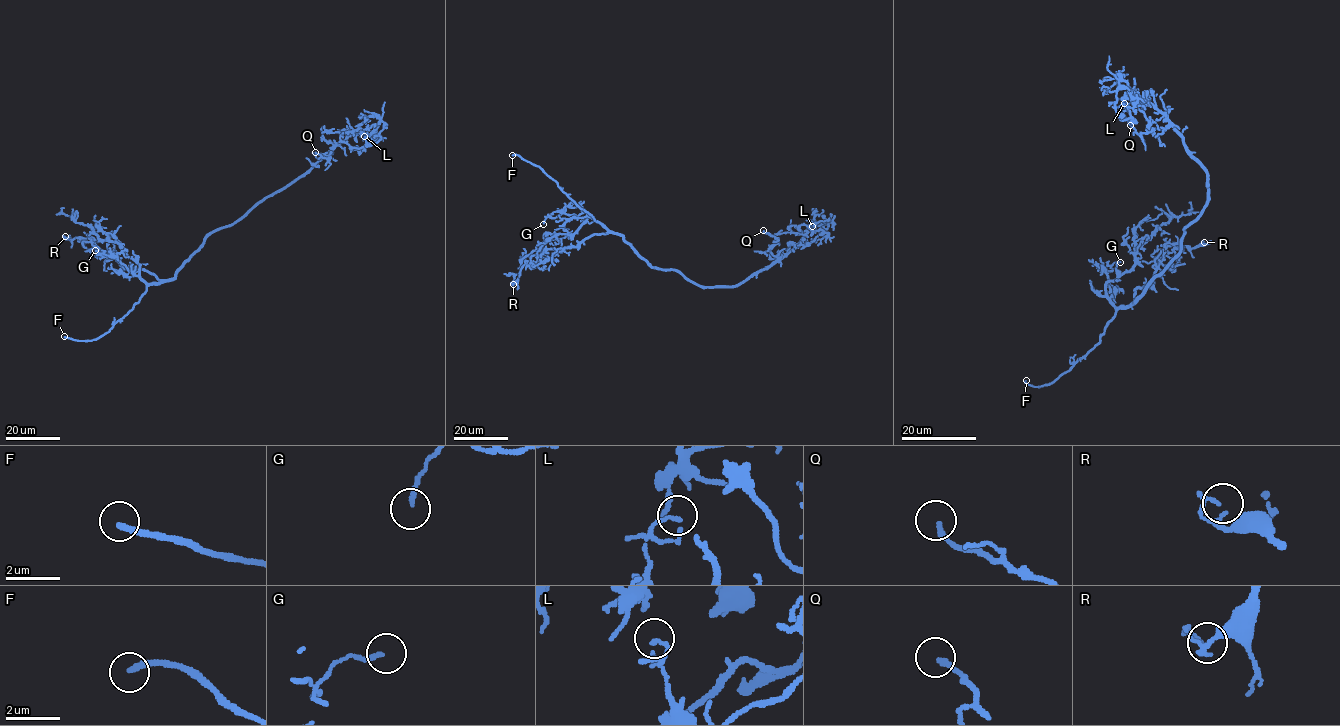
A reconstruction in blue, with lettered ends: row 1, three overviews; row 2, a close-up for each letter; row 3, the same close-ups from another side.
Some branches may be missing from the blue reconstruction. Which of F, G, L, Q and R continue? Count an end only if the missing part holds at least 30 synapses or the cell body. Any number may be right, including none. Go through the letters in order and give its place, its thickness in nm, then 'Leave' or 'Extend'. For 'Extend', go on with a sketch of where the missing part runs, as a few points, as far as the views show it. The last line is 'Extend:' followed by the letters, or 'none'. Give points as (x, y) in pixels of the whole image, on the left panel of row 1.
F: Place: (64, 336). Thickness 220 nm. Extend
G: Place: (95, 250). Thickness 170 nm. Leave
L: Place: (364, 136). Thickness 90 nm. Leave
Q: Place: (315, 152). Thickness 180 nm. Leave
R: Place: (65, 236). Thickness 110 nm. Leave
Extend: F

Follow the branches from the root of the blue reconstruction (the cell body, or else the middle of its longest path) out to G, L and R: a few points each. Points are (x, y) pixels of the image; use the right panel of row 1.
G: (1198, 217), (1148, 287), (1116, 307), (1104, 296), (1105, 273), (1120, 262)
L: (1198, 217), (1207, 199), (1207, 173), (1173, 124), (1118, 83), (1122, 75), (1115, 104), (1118, 116), (1124, 103)
R: (1198, 217), (1184, 230), (1180, 251), (1133, 303), (1137, 288), (1152, 285), (1156, 260), (1167, 247), (1204, 242)

